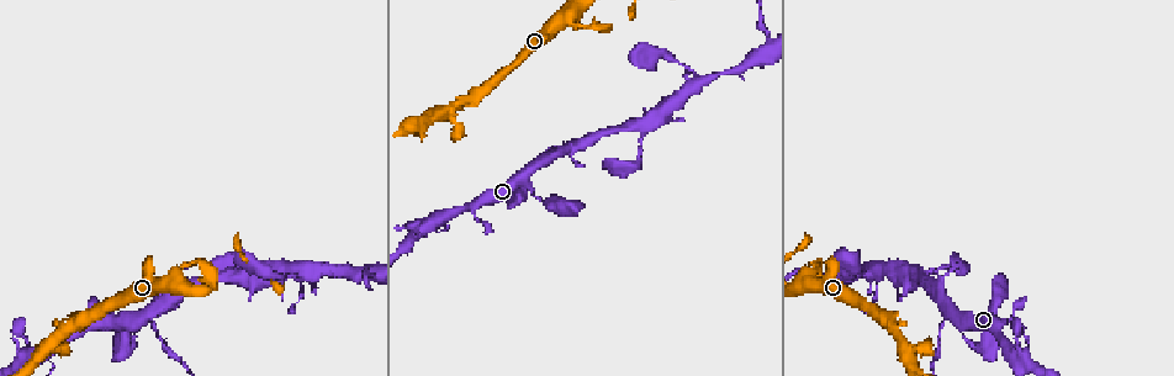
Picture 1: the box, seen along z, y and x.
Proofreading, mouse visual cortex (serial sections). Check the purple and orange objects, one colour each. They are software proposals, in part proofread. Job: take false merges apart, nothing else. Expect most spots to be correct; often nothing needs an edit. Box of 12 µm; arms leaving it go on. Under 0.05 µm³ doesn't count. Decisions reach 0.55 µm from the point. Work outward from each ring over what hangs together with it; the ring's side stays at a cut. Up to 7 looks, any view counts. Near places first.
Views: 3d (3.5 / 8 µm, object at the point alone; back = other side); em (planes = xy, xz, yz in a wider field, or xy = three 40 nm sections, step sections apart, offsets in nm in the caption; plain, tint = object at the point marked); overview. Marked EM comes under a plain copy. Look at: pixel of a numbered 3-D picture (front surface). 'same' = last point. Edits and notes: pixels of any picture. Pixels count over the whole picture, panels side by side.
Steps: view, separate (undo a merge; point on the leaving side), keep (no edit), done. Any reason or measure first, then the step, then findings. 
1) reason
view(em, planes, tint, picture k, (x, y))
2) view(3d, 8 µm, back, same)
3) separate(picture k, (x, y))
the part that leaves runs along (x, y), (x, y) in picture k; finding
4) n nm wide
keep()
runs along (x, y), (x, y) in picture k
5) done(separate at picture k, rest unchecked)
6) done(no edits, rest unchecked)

abrupt turn
view(3d, 3.5 µm, picture 1, (818, 263))

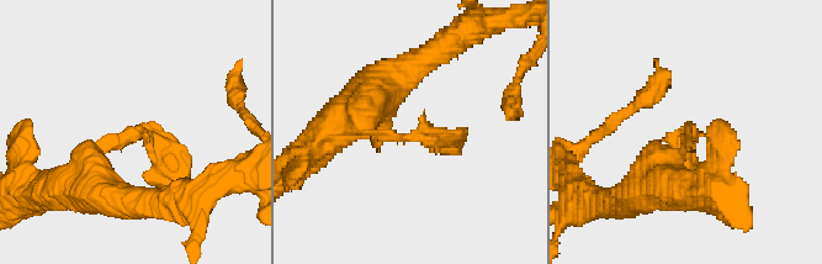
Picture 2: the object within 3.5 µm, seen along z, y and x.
need the tissue
view(em, xy, step 3, tint, picture 2, (158, 136))

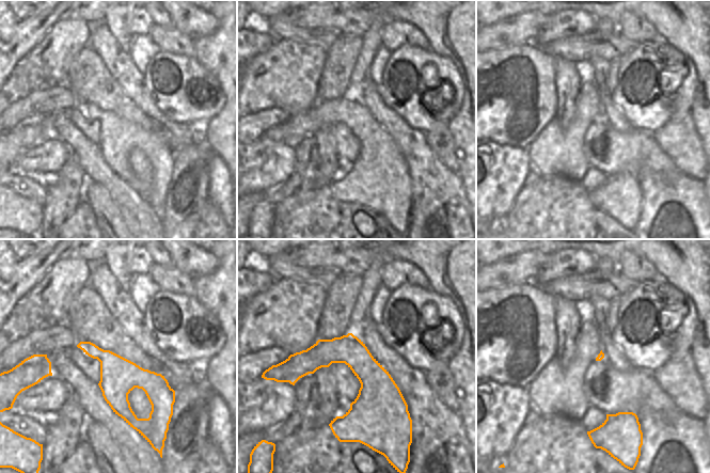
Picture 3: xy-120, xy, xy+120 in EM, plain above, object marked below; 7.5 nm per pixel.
view(em, xy, step 2, tint, same)

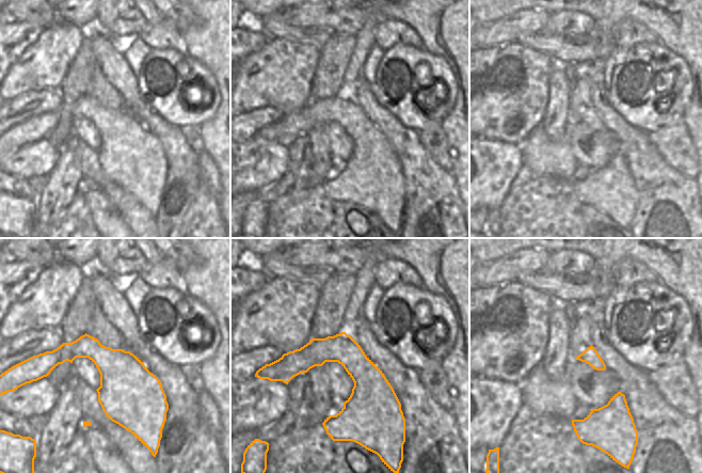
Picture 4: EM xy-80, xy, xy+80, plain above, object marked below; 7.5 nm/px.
keep()
runs along (89, 159), (153, 132), (180, 205) in picture 2; all the same cell

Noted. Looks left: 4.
narrows sharply
view(3d, 3.5 µm, picture 1, (963, 337))

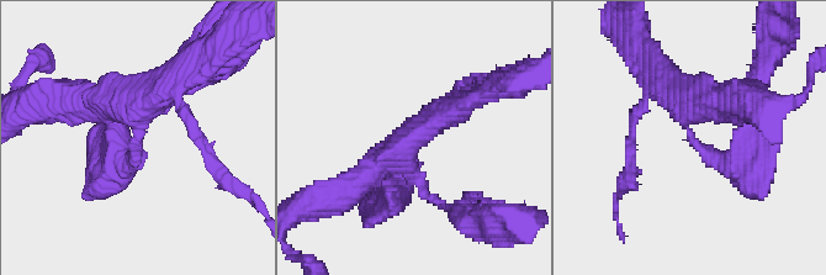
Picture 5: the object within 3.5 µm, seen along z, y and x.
view(em, planes, tint, picture 5, (691, 134))

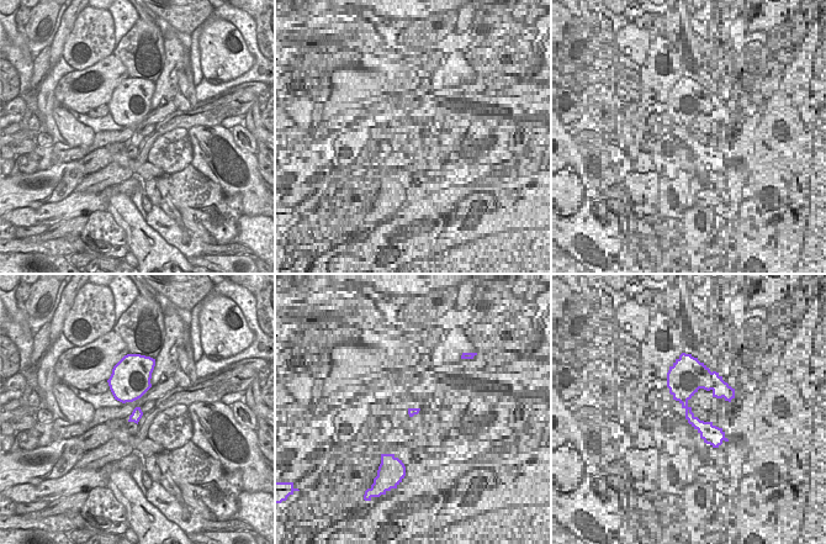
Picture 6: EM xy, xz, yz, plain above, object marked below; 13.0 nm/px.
3 arms; arms of 300, 400, 400 nm
keep()
runs along (721, 101), (751, 147) in picture 5; all the same cell

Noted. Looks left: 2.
thin arm on a thick one
view(3d, 3.5 µm, picture 1, (303, 267))

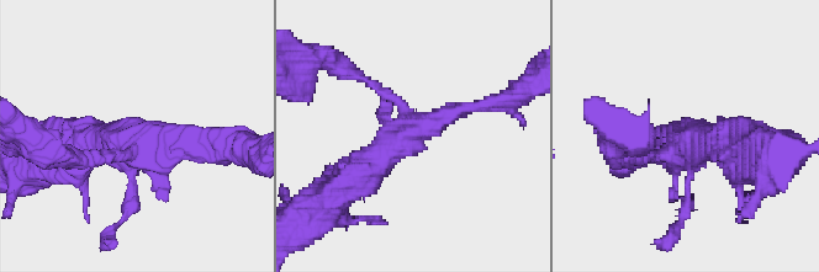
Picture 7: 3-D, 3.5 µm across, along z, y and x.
now the EM
view(em, xy, step 5, tint, picture 7, (408, 133))

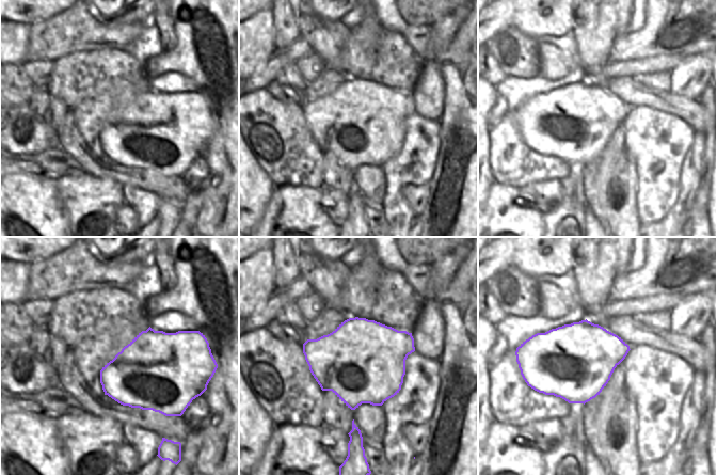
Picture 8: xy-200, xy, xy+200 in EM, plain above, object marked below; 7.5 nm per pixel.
650 nm wide
keep()
runs along (344, 186), (397, 138), (485, 104) in picture 7; one cell here

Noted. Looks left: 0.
done(no edits, rest unchecked)

